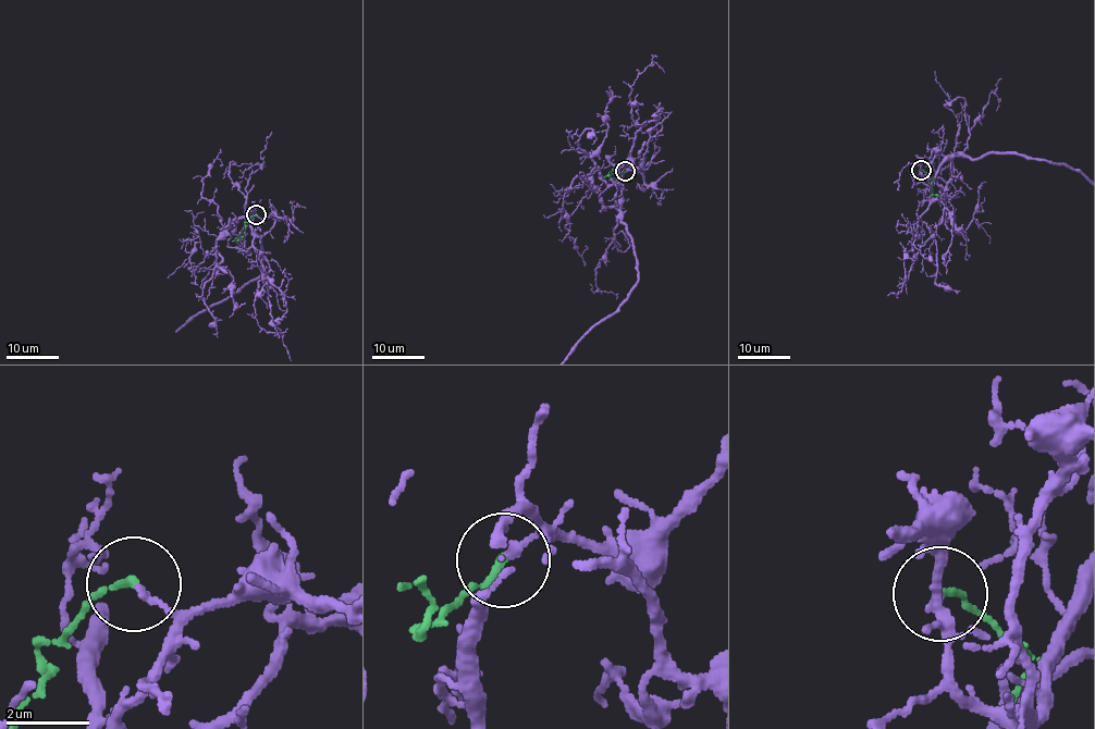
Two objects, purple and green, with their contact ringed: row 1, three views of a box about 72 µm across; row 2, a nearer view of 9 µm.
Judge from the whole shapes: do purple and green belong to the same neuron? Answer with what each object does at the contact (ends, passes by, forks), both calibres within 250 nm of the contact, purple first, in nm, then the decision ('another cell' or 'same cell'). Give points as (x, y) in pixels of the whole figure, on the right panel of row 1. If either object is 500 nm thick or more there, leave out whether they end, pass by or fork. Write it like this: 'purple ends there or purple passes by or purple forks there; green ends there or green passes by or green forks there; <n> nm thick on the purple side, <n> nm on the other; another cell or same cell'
purple ends there; green ends there; 140 nm thick on the purple side, 190 nm on the other; another cell

